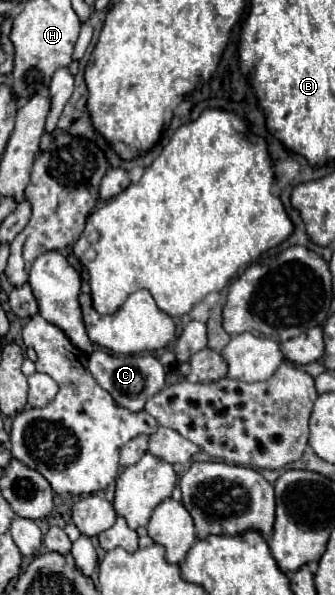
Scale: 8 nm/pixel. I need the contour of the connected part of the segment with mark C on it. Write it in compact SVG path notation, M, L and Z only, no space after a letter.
M95 349L89 355L89 371L97 377L97 383L129 411L143 411L145 401L165 385L165 369L155 355L113 355L103 349Z

